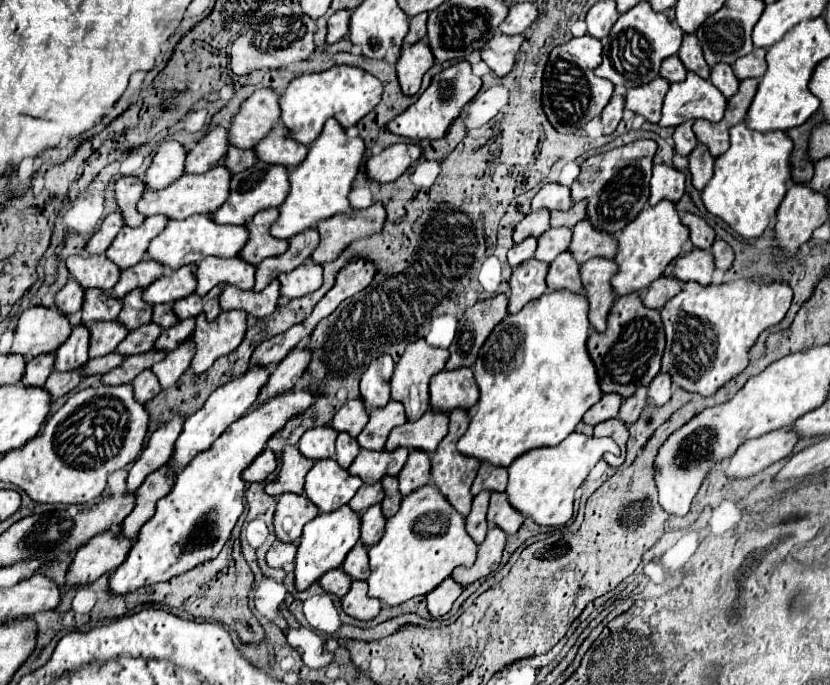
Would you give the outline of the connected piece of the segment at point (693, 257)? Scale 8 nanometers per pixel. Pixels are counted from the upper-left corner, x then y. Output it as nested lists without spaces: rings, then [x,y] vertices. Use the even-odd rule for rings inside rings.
[[[694,248],[690,254],[680,256],[676,260],[674,276],[678,280],[696,280],[700,284],[710,284],[714,274],[714,256],[710,256],[710,250]]]

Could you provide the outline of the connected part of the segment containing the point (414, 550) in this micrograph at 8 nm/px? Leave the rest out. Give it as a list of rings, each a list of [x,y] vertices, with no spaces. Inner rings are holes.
[[[424,484],[402,498],[400,510],[386,522],[384,536],[370,548],[372,574],[368,578],[368,596],[380,598],[388,606],[396,606],[414,596],[428,594],[448,578],[456,566],[474,564],[476,552],[478,544],[474,544],[466,532],[462,514],[450,508],[446,496],[442,496],[434,484]]]

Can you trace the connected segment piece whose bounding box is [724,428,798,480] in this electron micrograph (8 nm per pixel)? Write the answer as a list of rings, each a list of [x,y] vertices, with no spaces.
[[[786,428],[746,440],[744,444],[738,446],[724,474],[730,480],[756,476],[762,470],[766,470],[770,464],[786,458],[792,452],[796,442],[798,436],[794,436],[794,432],[790,430],[786,432]]]

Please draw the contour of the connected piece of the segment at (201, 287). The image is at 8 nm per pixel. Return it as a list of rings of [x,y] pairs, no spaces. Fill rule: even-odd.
[[[220,256],[204,258],[198,264],[198,272],[196,272],[196,278],[198,278],[196,292],[200,296],[204,296],[216,284],[234,284],[242,290],[252,290],[254,288],[254,272],[256,272],[256,266],[246,264],[244,260],[238,260],[238,256],[234,256],[234,258],[220,258]]]

